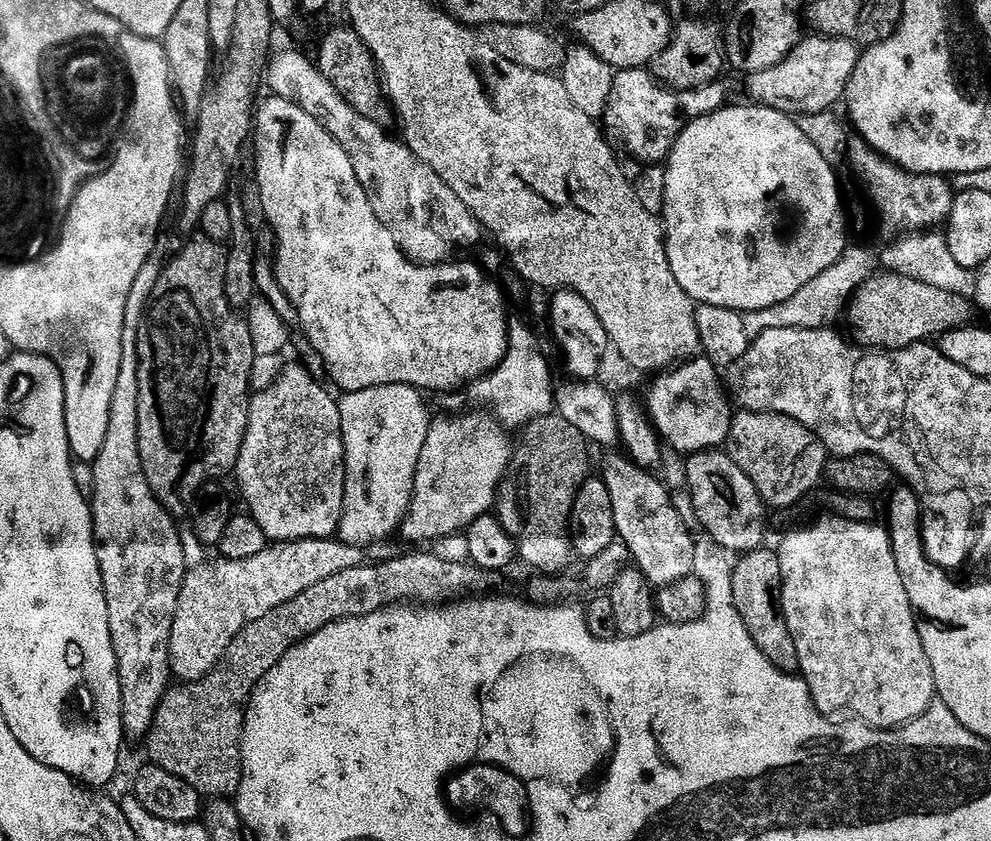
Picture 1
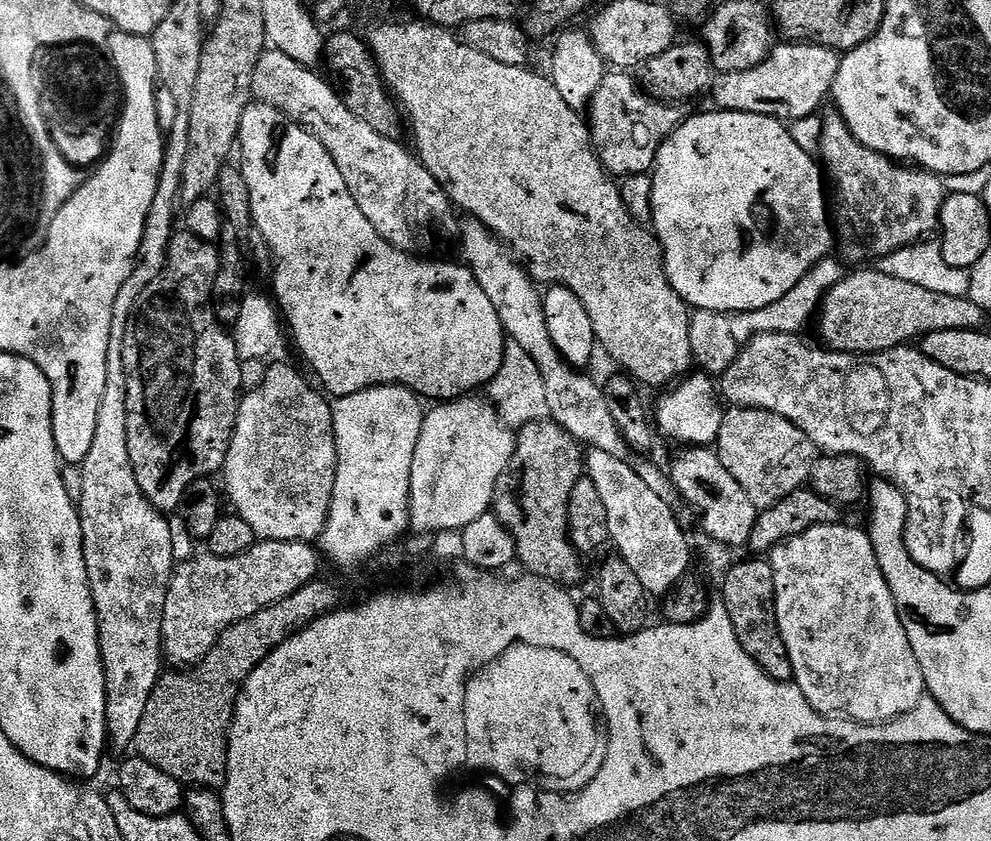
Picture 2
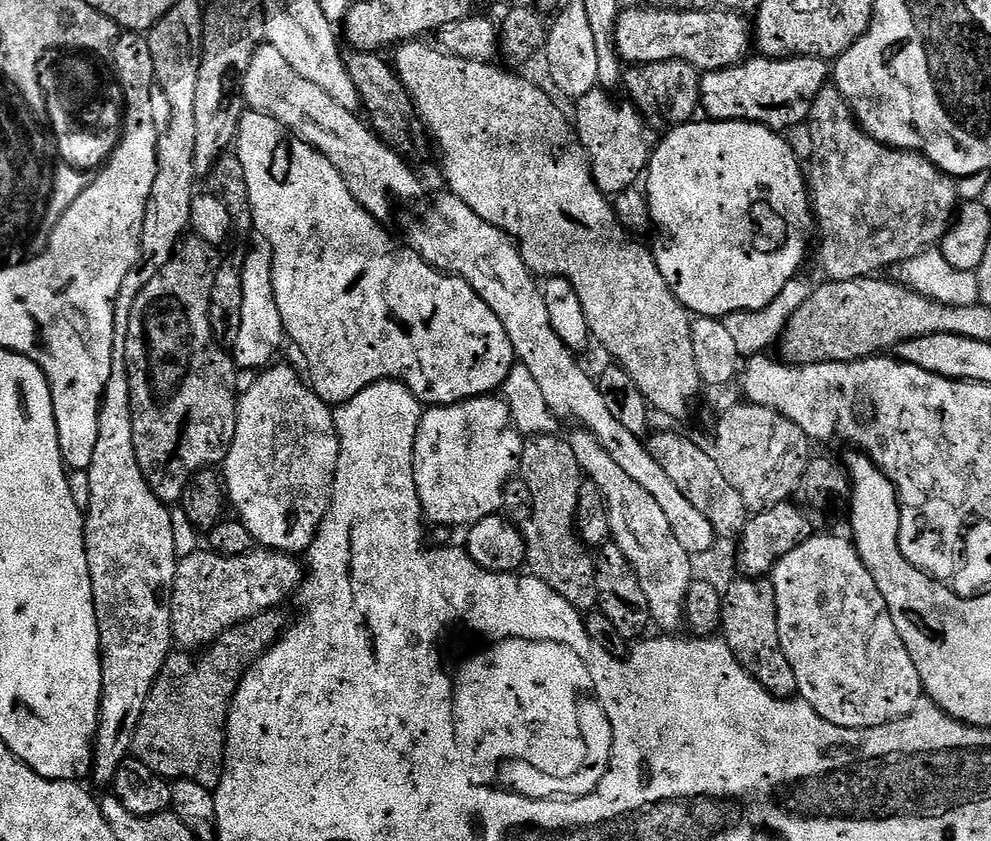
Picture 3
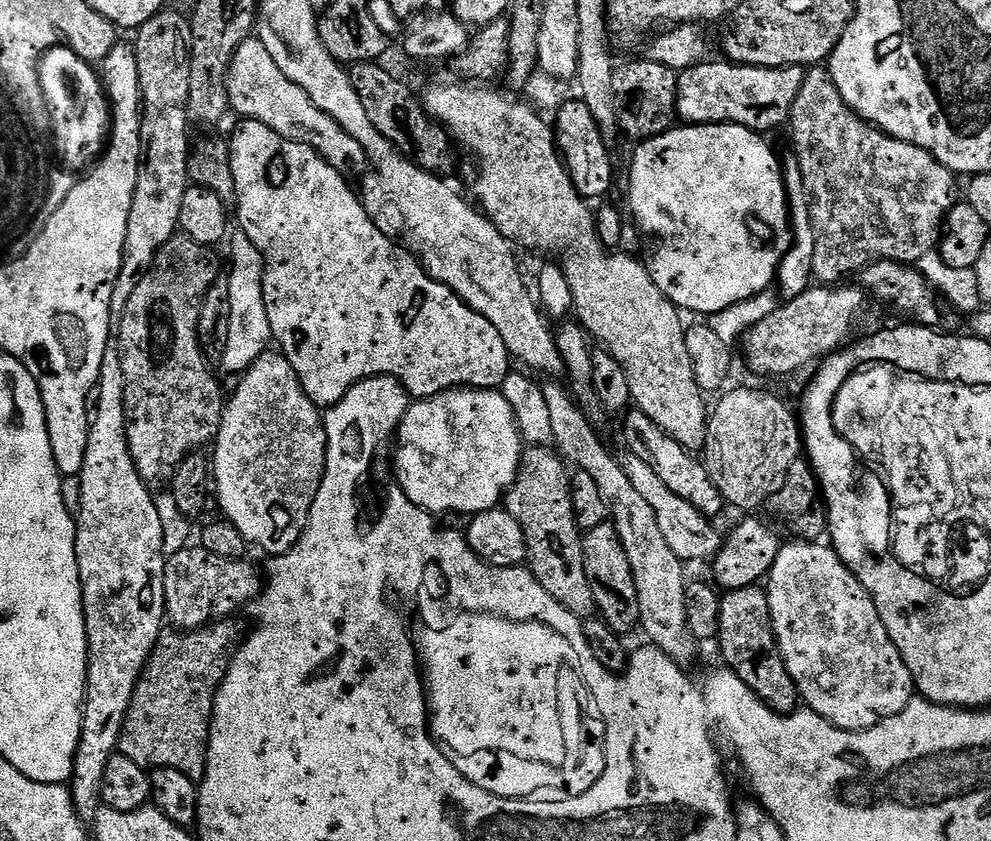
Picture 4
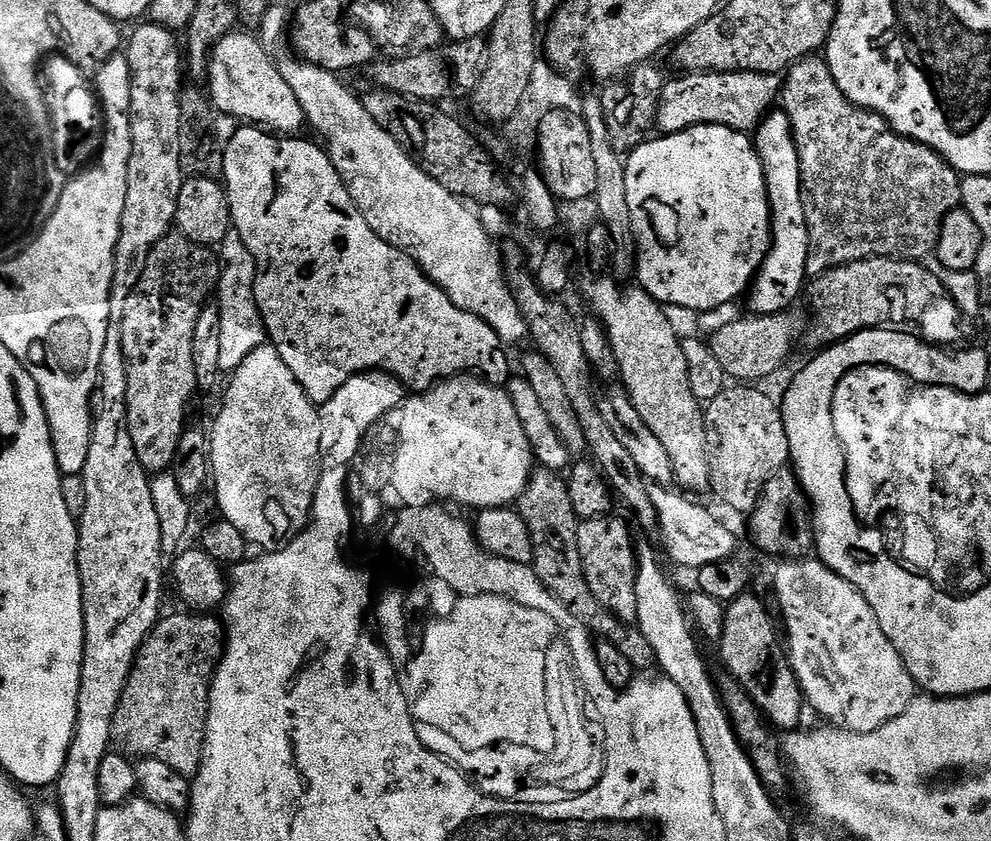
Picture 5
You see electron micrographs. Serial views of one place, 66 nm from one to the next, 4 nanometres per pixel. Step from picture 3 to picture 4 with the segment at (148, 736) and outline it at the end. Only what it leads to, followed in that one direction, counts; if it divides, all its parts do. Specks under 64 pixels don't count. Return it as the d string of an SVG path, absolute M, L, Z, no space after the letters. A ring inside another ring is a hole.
M216 622L191 630L168 630L161 635L144 673L136 681L120 735L119 755L138 762L145 770L169 768L203 777L214 698L228 672L234 645L242 636L242 632L228 623L232 622Z

